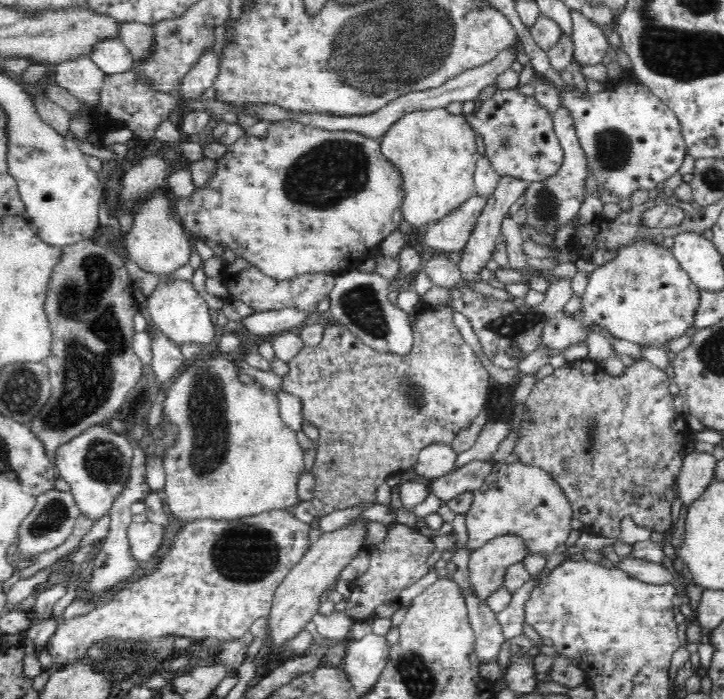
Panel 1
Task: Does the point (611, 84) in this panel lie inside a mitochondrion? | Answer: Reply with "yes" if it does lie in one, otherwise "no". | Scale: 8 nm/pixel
no

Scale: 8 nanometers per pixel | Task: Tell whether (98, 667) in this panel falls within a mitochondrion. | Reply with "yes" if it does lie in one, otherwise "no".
no

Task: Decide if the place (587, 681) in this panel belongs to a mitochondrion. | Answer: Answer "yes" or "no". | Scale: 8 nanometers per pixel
no

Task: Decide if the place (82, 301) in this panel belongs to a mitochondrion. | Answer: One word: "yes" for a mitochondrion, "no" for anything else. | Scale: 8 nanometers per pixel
yes

